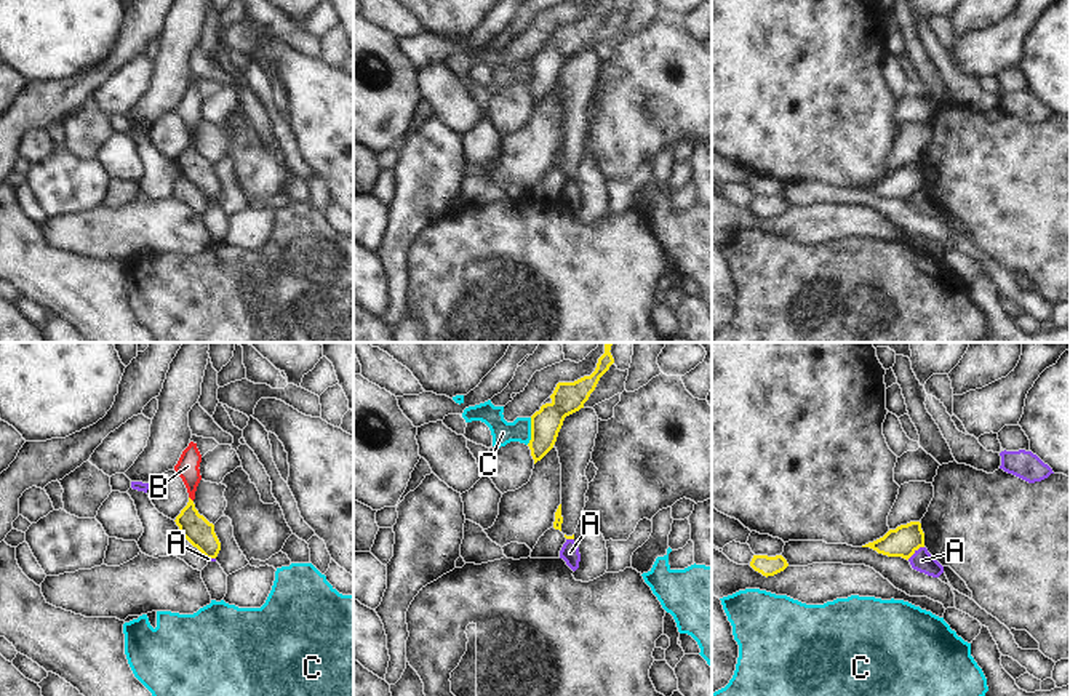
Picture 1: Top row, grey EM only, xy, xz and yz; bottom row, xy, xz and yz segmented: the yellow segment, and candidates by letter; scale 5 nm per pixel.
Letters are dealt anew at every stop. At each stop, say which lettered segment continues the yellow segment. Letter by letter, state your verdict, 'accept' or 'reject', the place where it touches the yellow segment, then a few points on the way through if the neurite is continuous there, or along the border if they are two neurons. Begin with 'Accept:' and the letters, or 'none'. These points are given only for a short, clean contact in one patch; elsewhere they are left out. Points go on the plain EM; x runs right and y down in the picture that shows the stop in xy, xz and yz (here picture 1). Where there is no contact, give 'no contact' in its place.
Accept: B
A: reject; meets yellow in yz at (915, 191); border along yz (923, 188), (907, 200)
B: accept; meets yellow in xy at (191, 141); runs through xy (195, 170), (191, 165), (191, 141), (191, 116), (187, 108)
C: reject; meets yellow in xz at (531, 72)

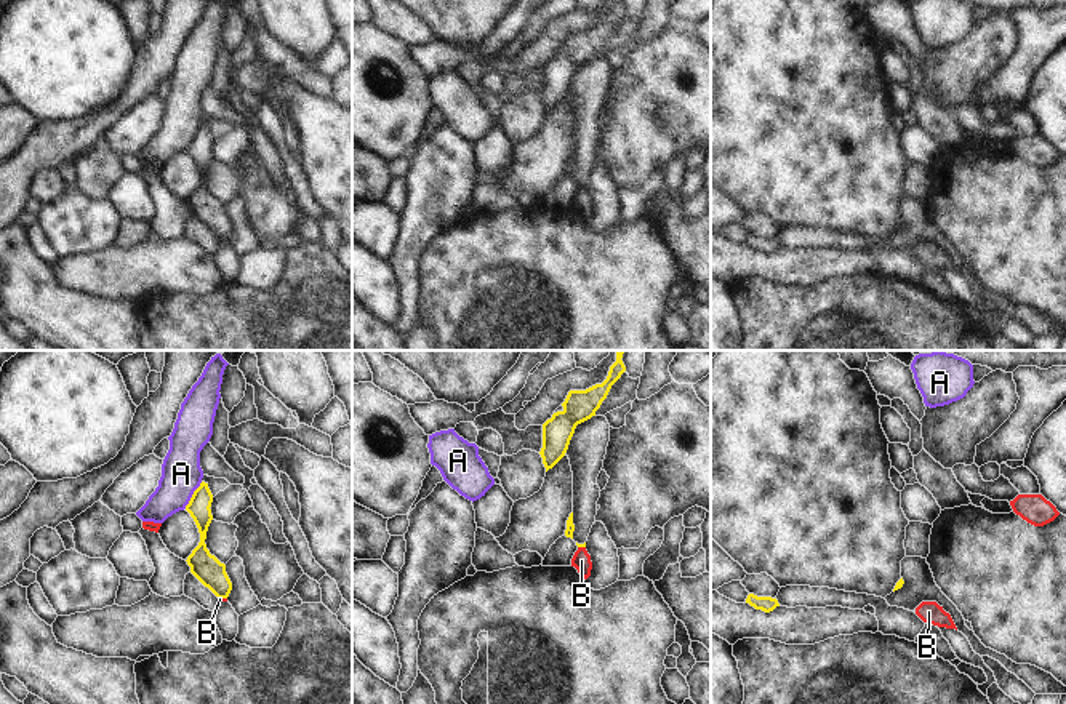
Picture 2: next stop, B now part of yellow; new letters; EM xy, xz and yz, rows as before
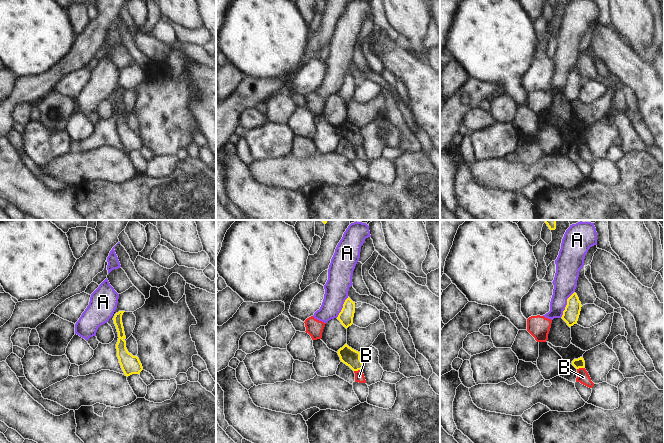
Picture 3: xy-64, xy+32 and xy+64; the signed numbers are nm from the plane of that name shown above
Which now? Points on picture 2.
Accept: none
A: reject; meets yellow in xy at (192, 136)
B: reject; meets yellow in xy at (223, 239); border along xy (220, 239), (226, 240)

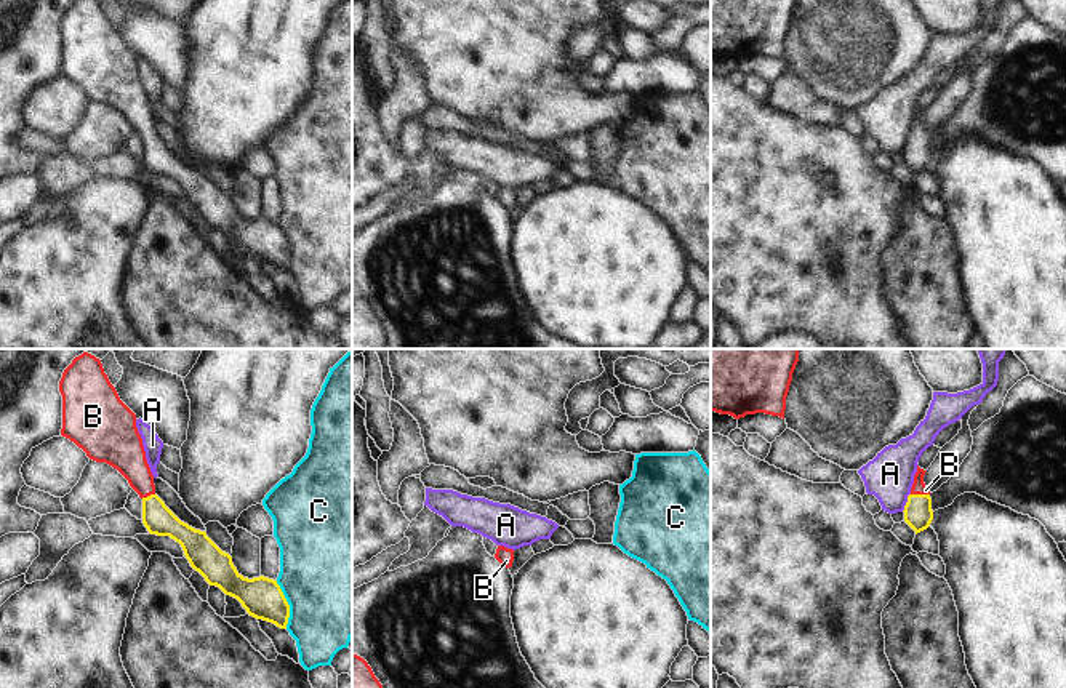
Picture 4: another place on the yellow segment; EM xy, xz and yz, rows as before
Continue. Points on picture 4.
Accept: B
A: reject; meets yellow in yz at (906, 144); border along yz (909, 135), (901, 152)
B: accept; meets yellow in yz at (921, 136); runs through yz (917, 154), (921, 136), (919, 128)
C: reject; meets yellow in xy at (288, 247)

